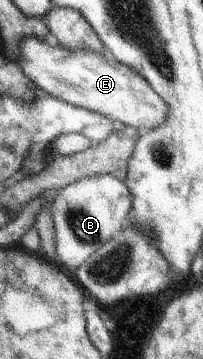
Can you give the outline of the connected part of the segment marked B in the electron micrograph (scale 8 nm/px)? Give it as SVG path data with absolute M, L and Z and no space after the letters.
M108 174L75 180L58 189L58 196L51 204L53 240L56 259L60 265L76 269L91 253L102 247L111 237L125 227L131 209L131 197L124 182Z

